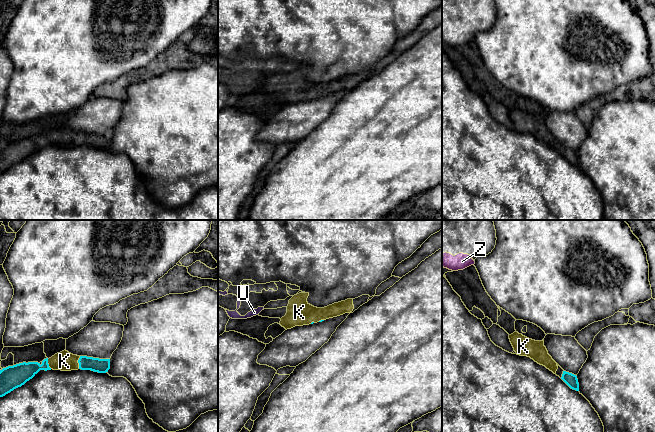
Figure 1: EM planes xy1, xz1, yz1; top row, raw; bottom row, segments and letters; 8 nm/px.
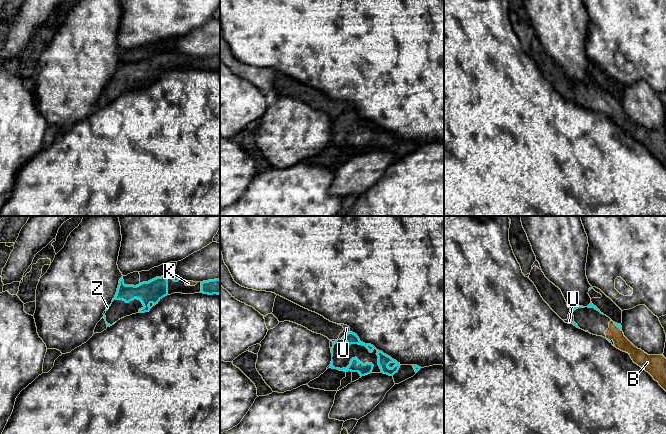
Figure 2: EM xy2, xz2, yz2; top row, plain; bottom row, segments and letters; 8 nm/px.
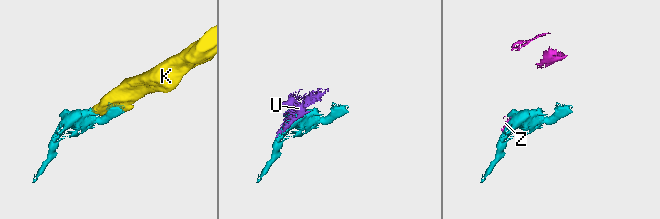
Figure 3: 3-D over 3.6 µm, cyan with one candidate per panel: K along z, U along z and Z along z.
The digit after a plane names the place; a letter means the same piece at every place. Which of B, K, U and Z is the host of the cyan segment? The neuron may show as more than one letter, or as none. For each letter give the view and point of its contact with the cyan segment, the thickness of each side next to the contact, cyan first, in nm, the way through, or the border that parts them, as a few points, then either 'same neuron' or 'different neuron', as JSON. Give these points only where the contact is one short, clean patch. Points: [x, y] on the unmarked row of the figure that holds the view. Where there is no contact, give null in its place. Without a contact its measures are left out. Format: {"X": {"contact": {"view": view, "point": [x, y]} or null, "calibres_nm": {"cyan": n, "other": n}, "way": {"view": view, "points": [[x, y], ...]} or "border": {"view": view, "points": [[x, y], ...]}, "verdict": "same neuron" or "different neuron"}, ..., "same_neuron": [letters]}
{"B": {"contact": {"view": "yz2", "point": [617, 102]}, "calibres_nm": {"cyan": 40, "other": 110}, "verdict": "same neuron"}, "K": {"contact": {"view": "xy1", "point": [78, 138]}, "calibres_nm": {"cyan": 110, "other": 160}, "verdict": "same neuron"}, "U": {"contact": {"view": "xz2", "point": [344, 111]}, "calibres_nm": {"cyan": 100, "other": 50}, "verdict": "different neuron"}, "Z": {"contact": {"view": "xz2", "point": [333, 122]}, "calibres_nm": {"cyan": 20, "other": 30}, "border": {"view": "xz2", "points": [[333, 118], [331, 126]]}, "verdict": "different neuron"}, "same_neuron": ["B", "K"]}

